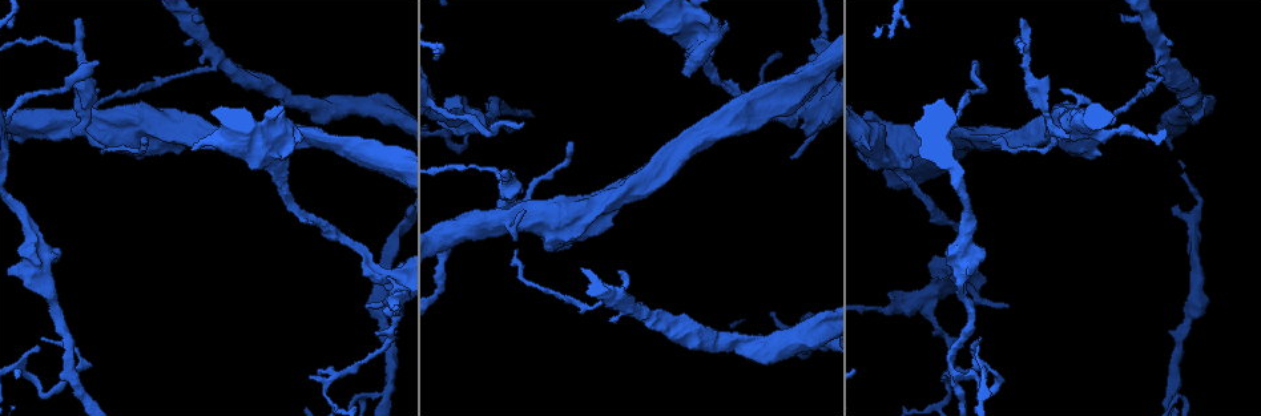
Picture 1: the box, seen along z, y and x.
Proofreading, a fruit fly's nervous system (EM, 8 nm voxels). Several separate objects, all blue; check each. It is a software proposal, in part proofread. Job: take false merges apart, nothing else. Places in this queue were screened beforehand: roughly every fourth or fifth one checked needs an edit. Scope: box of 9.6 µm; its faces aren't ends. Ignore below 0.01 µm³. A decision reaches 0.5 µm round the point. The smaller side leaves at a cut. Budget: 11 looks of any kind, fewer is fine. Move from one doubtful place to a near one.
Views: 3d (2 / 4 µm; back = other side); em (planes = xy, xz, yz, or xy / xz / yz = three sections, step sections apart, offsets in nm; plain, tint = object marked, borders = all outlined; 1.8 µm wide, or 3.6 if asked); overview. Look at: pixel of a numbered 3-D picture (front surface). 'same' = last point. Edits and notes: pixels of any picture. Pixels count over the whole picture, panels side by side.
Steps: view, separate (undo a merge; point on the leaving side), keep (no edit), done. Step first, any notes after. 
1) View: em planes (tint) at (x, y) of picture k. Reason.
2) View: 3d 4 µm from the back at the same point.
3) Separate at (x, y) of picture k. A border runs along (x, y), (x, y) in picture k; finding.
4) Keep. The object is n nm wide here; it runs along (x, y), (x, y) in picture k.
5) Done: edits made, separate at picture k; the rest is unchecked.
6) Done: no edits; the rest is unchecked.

View: 3d 2 µm at (276, 166) of picture 1. Thin arm on a thick one.

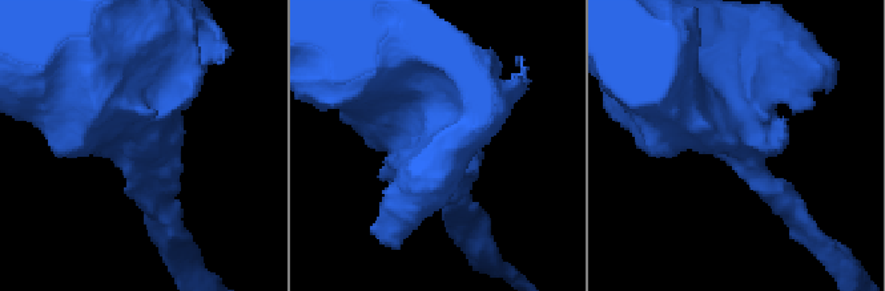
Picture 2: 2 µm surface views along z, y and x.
View: em planes (tint) at (137, 138) of picture 2. 4 arms meet here; shape alone is not enough.

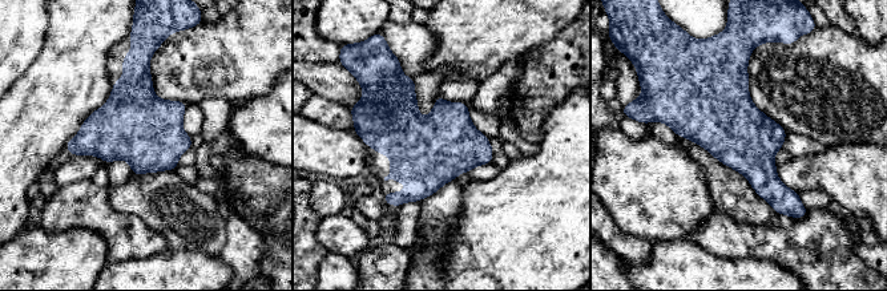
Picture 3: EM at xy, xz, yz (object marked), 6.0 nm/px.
Keep. All the same neuron.

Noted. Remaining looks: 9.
View: em planes (borders) at (931, 296) of picture 1.

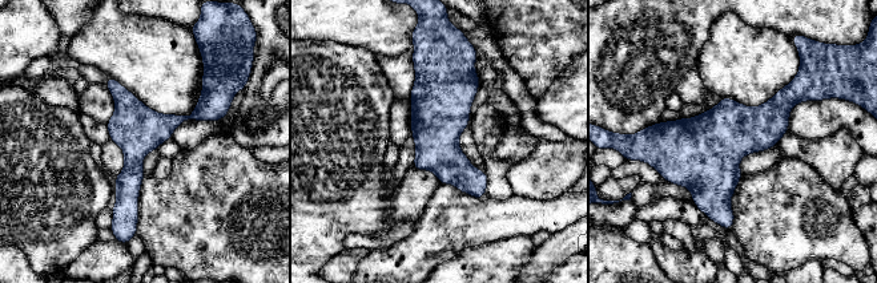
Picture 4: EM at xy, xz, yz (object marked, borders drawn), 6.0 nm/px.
Keep. One neuron here.

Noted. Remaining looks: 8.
View: 3d 4 µm at (66, 371) of picture 1. Three-way junction.

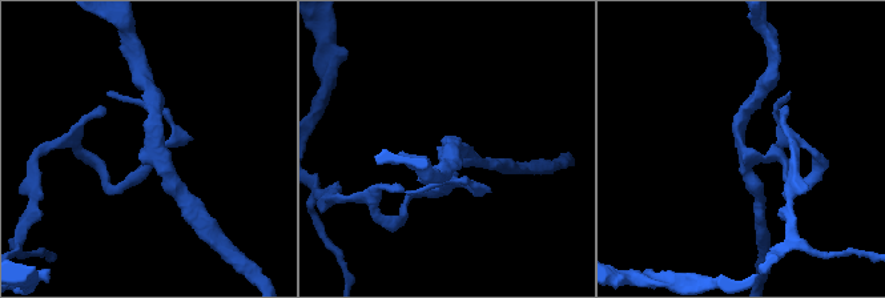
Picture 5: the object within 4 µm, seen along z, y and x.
View: em planes (tint) at (152, 153) of picture 5. Now the EM.

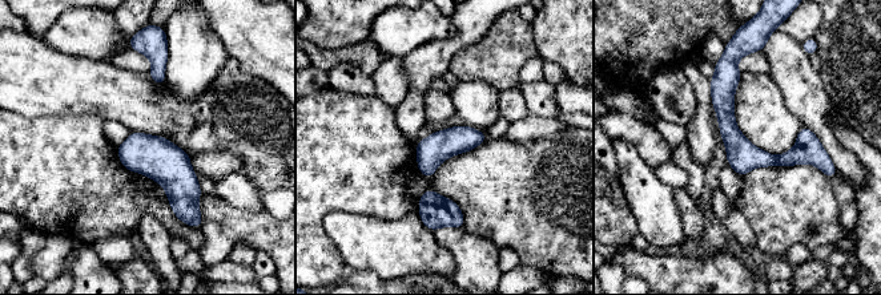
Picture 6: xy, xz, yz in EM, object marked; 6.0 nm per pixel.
Separate at (743, 156) of picture 6. A border runs along (777, 157), (775, 164) in picture 6; a second neuron is stuck on.

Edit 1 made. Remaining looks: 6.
View: overview. Redraw.

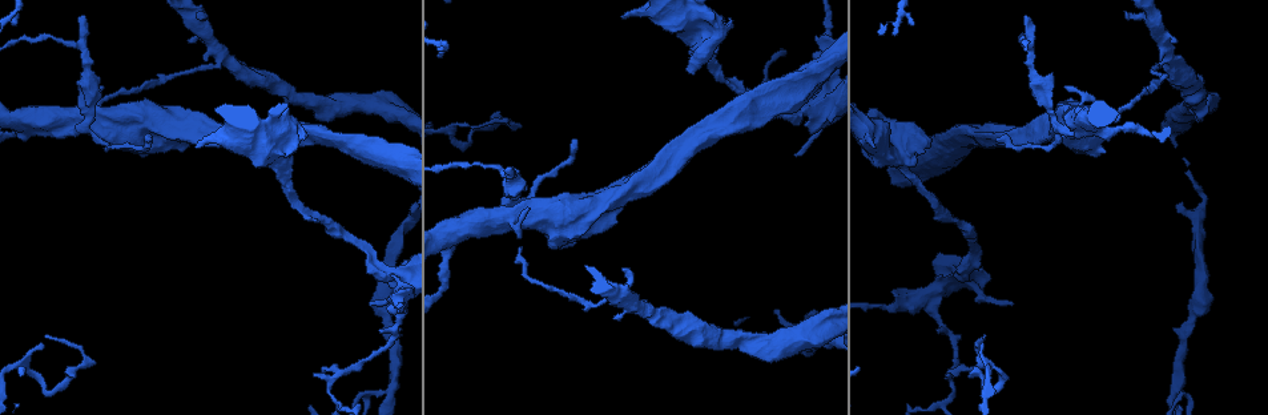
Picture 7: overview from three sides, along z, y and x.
View: em 3.6 µm planes (tint) at (449, 237) of picture 7. Branch point.

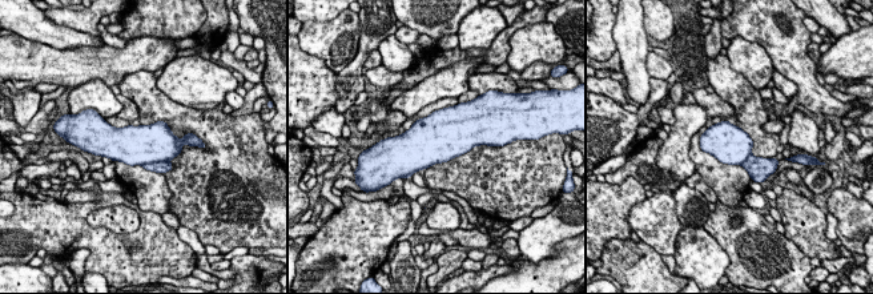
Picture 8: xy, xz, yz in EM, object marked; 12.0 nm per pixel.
Separate at (156, 166) of picture 8. The object is 480 nm wide here; a border runs along (167, 161), (153, 161), (143, 165) in picture 8; a second neuron is stuck on.

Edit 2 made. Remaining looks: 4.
Done: edits made, separate at picture 6, separate at picture 8; the rest is unchecked.

